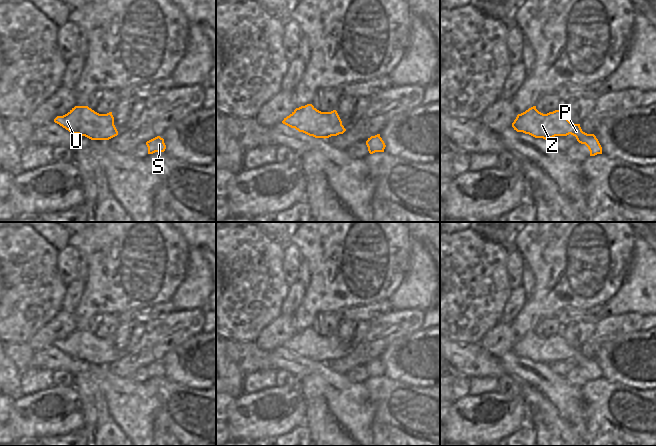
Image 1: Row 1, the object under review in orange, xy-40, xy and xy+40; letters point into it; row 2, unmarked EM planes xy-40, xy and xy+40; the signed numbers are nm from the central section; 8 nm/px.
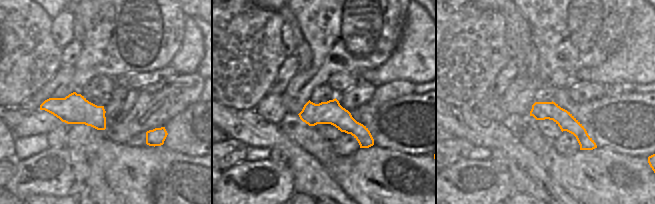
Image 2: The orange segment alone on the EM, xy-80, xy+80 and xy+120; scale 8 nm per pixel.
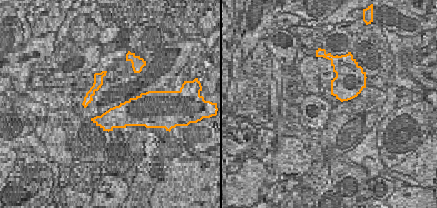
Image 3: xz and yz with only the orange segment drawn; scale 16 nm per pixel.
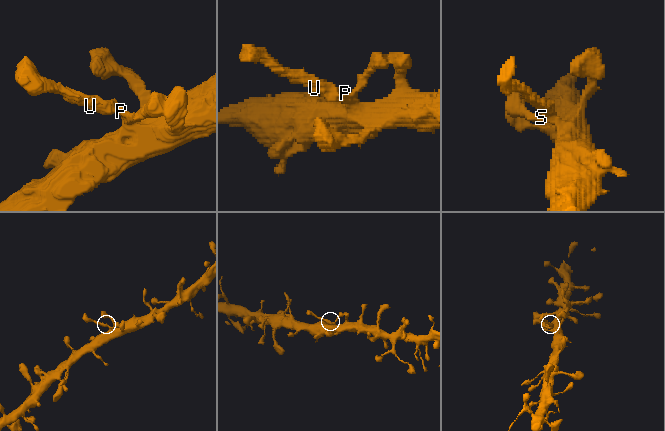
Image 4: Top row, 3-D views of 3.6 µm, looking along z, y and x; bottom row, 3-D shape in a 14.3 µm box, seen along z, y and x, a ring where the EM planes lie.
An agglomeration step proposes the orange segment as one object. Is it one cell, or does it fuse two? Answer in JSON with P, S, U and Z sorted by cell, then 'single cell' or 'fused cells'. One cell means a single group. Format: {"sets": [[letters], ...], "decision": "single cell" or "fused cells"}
{"sets": [["P", "S", "U", "Z"]], "decision": "single cell"}

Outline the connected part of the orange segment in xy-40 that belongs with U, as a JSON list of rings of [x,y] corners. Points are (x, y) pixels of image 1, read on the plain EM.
[[[75,330],[67,338],[57,340],[54,346],[91,364],[109,364],[118,359],[112,336],[99,338],[88,330]]]

